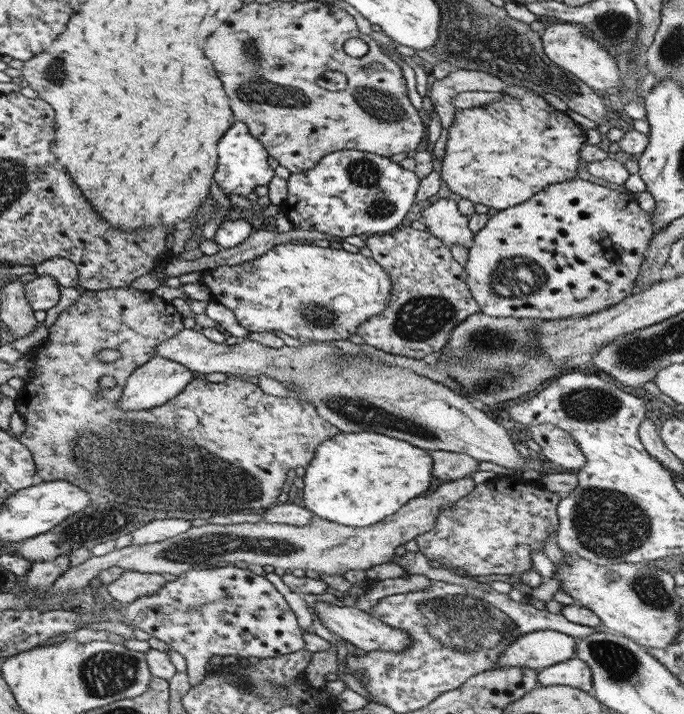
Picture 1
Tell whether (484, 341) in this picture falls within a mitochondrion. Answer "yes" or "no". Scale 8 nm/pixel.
yes

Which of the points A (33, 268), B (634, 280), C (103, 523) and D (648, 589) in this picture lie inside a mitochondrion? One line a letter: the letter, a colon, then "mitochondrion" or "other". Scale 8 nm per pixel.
A: other
B: other
C: mitochondrion
D: mitochondrion

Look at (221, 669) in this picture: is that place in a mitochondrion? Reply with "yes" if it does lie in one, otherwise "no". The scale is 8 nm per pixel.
no

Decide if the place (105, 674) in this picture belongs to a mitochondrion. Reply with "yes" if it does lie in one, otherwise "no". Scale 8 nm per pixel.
yes

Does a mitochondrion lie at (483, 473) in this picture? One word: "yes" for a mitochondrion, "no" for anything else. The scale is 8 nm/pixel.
no

